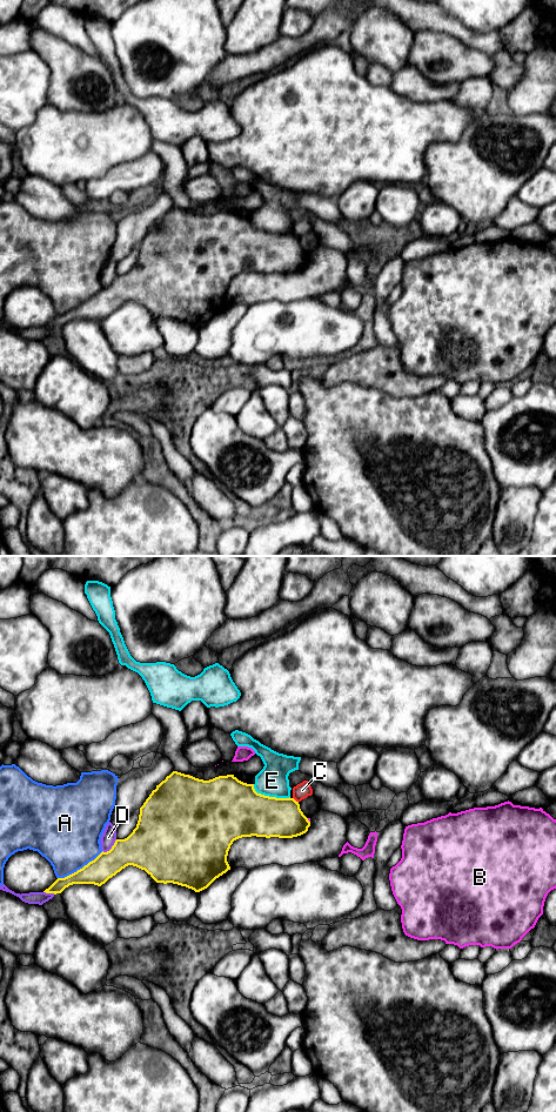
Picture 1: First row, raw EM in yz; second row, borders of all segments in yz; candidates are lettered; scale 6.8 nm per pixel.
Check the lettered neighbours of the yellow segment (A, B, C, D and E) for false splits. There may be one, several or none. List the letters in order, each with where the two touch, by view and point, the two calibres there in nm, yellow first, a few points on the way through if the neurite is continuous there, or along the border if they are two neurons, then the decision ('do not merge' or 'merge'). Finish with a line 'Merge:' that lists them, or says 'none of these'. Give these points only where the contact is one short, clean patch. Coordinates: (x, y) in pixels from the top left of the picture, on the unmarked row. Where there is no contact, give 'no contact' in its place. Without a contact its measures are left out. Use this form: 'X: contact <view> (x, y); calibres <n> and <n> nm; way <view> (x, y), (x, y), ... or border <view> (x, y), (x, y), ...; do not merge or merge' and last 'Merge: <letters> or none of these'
A: contact yz (80, 305); calibres 180 and 440 nm; do not merge
B: contact yz (308, 256); calibres 280 and 20 nm; do not merge
C: contact yz (294, 235); calibres 280 and 110 nm; border yz (293, 233), (297, 238); do not merge
D: contact yz (112, 283); calibres 300 and 100 nm; do not merge
E: contact yz (268, 232); calibres 380 and 220 nm; border yz (253, 220), (258, 228), (276, 233), (289, 233); do not merge
Merge: none of these

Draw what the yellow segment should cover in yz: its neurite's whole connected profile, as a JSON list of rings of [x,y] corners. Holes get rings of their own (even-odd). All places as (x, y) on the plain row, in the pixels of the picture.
[[[173,207],[165,216],[156,221],[156,225],[152,227],[140,243],[136,263],[127,274],[116,275],[109,287],[102,287],[94,296],[76,308],[65,314],[58,314],[43,328],[61,329],[73,320],[94,320],[101,322],[128,301],[145,306],[156,319],[173,319],[200,328],[230,306],[227,292],[234,276],[252,272],[293,274],[306,269],[309,262],[310,257],[301,247],[299,237],[294,234],[276,234],[257,229],[254,220],[243,219],[234,210],[203,216]]]

